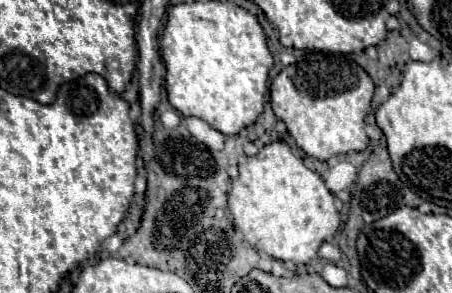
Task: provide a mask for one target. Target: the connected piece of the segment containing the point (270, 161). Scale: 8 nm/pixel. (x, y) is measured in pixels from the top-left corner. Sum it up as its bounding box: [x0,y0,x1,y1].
[227,142,339,264]

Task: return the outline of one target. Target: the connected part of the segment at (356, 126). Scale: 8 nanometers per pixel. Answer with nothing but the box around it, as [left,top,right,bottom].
[271,52,373,160]

